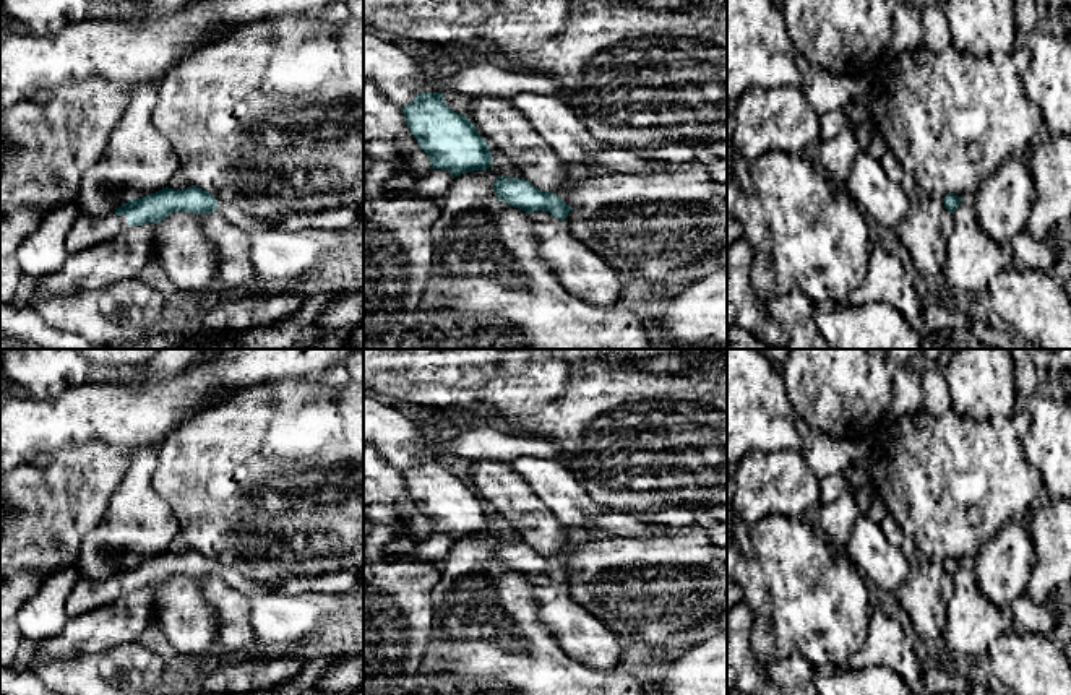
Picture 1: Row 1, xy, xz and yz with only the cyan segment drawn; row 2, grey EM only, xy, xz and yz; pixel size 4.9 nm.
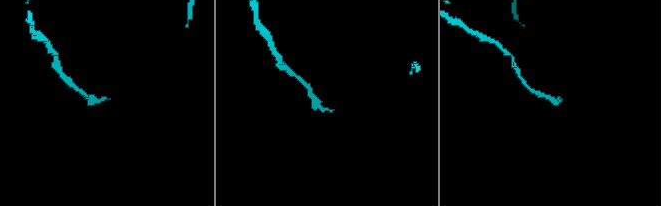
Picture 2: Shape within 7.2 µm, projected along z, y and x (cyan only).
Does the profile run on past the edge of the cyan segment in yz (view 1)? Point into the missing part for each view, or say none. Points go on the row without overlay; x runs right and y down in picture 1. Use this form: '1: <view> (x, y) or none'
1: none

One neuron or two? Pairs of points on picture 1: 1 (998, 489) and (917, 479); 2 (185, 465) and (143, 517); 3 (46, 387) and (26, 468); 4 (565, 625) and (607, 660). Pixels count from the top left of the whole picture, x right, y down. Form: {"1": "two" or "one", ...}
{"1": "one", "2": "two", "3": "two", "4": "one"}

